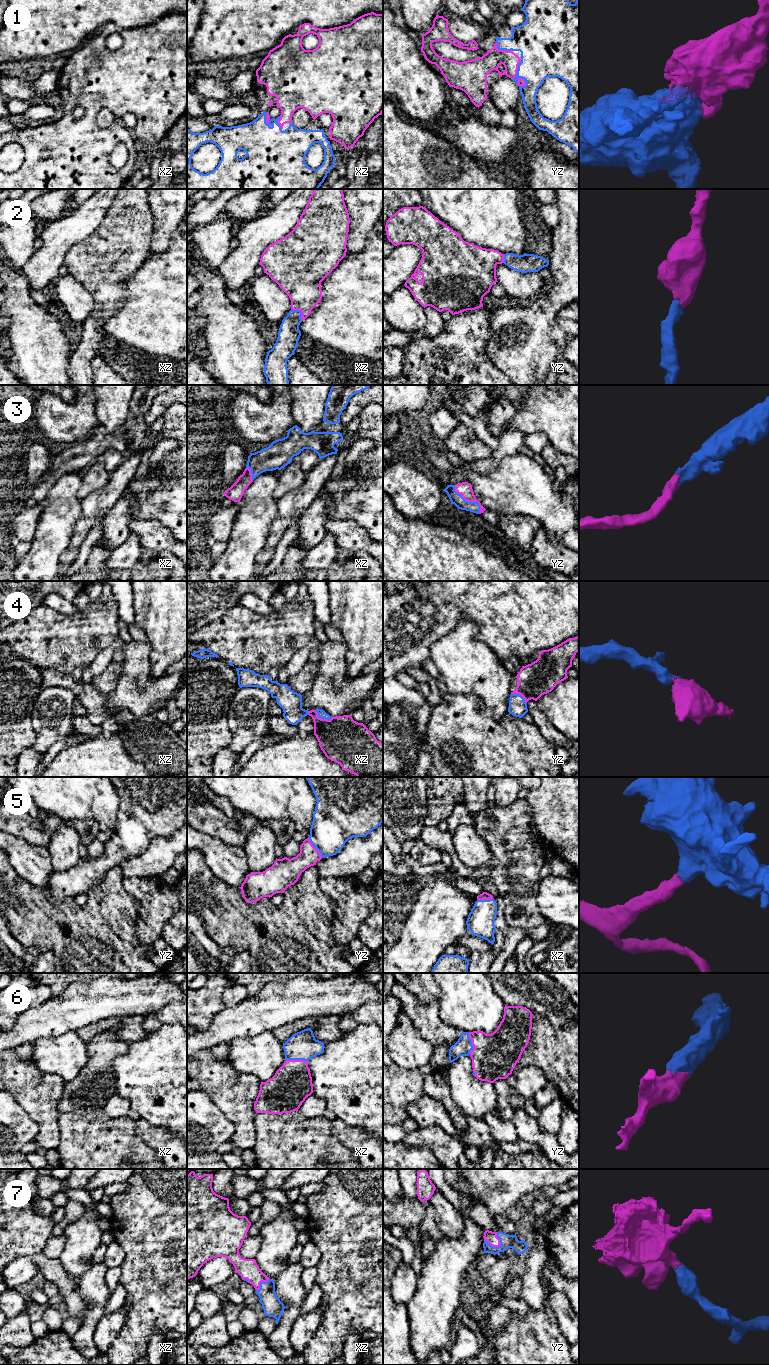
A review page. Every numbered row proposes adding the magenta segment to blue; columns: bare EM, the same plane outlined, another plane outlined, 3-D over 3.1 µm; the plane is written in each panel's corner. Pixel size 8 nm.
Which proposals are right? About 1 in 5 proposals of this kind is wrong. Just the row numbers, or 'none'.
1, 2, 3, 4, 5, 6, 7

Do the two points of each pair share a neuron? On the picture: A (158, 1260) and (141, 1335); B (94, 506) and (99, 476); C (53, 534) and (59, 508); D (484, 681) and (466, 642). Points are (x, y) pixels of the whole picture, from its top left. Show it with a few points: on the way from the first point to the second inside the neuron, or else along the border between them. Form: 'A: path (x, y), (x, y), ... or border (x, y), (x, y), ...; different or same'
A: path (158, 1279), (158, 1303), (148, 1316); same
B: border (111, 474), (105, 485), (92, 491), (81, 500); different
C: path (54, 528), (59, 514); same
D: path (476, 671), (466, 661), (466, 652); same

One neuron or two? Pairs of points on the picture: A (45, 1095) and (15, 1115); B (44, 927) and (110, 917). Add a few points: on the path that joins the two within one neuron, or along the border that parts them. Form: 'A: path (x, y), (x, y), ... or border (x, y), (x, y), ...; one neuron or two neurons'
A: border (10, 1093), (38, 1127); two neurons
B: path (60, 920), (94, 920); one neuron

